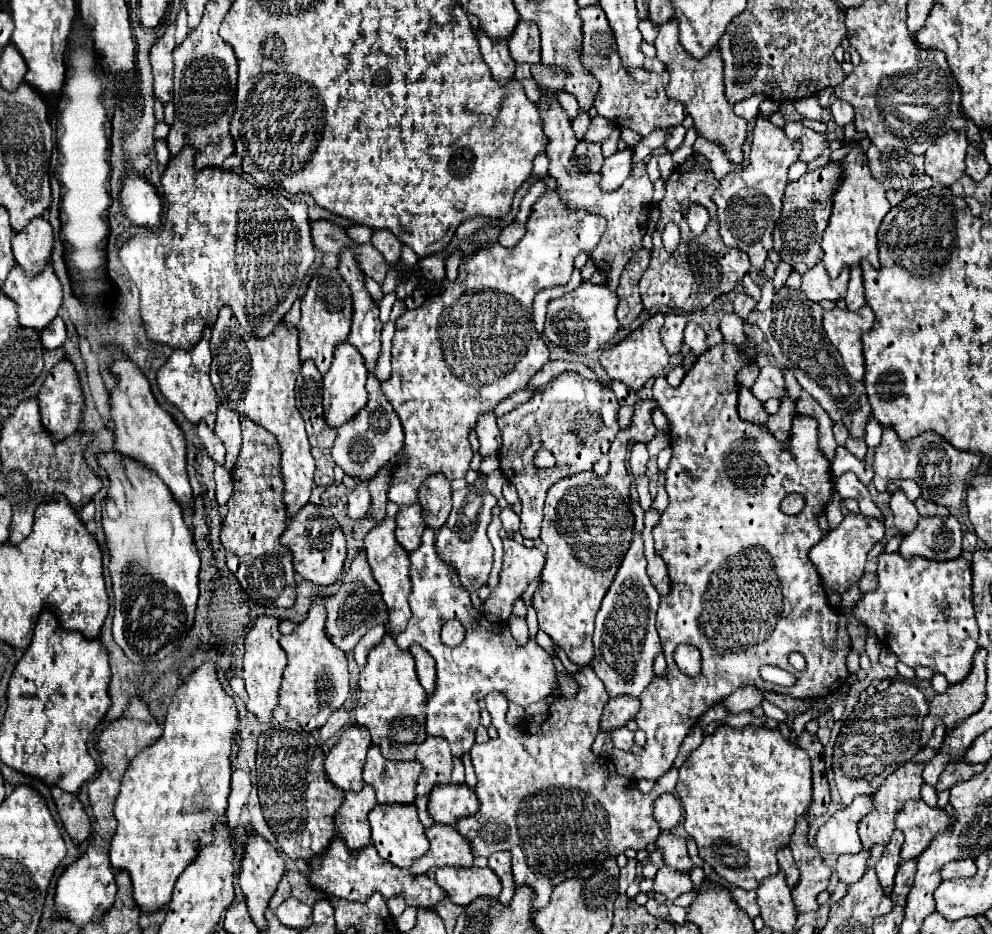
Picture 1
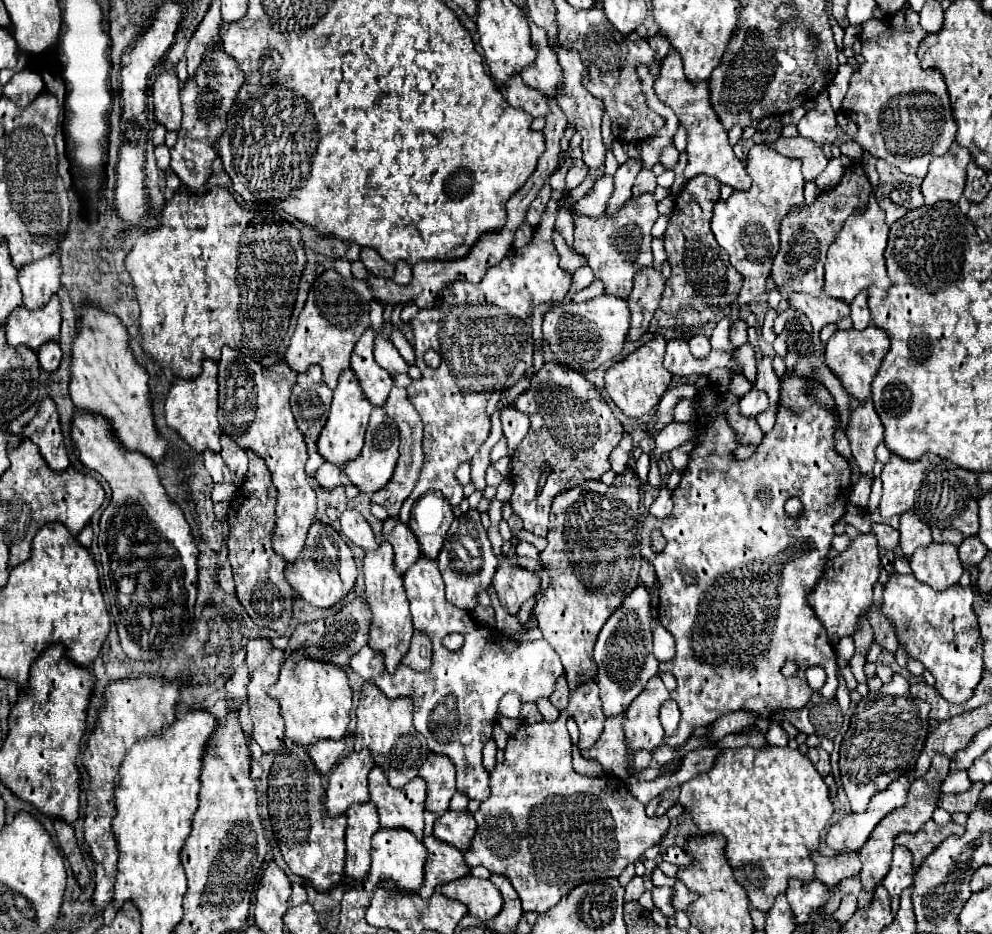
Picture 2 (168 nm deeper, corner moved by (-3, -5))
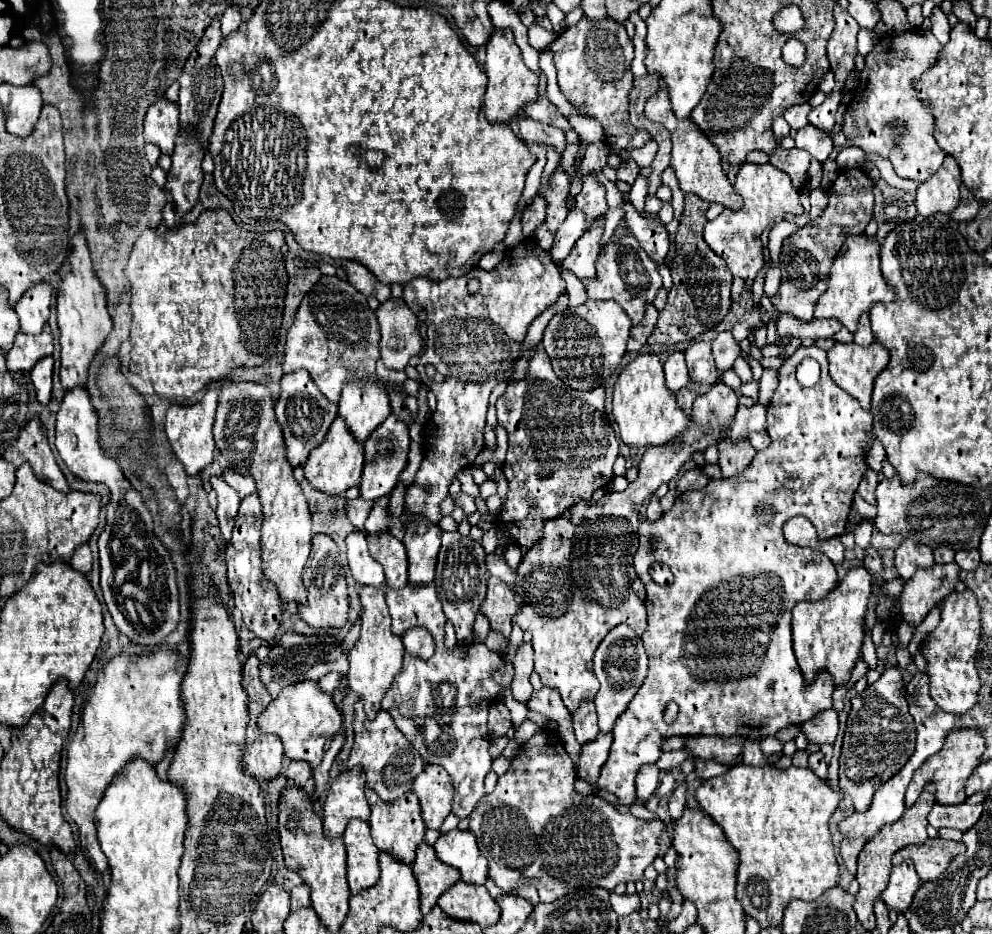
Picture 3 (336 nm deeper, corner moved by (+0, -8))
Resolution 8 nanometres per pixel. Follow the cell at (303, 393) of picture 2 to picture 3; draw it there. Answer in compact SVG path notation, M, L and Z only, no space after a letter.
M299 370L281 378L281 396L277 400L275 414L287 440L287 460L297 468L303 466L309 452L321 444L331 420L337 416L337 404L331 404L319 388L315 388L315 382L307 370Z

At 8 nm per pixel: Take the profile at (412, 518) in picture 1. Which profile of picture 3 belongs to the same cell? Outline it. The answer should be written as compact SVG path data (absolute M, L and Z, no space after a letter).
M375 532L367 536L369 552L385 568L385 582L389 588L403 588L407 584L407 552L405 544L389 532Z

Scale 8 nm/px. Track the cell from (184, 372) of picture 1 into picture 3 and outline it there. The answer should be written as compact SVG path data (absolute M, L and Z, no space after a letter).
M213 380L207 384L205 394L199 402L195 402L193 406L179 406L173 404L167 408L167 416L163 422L163 430L165 436L177 456L177 460L185 466L187 474L199 474L207 464L211 464L213 454L215 454L215 442L213 442L213 418L215 418L215 408L217 408L217 396L219 396L219 388L223 386L223 380Z

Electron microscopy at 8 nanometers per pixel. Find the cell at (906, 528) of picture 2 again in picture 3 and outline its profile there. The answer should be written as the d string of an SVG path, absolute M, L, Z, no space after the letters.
M903 540L895 550L895 568L903 580L909 580L917 568L929 568L933 564L933 552L925 544Z

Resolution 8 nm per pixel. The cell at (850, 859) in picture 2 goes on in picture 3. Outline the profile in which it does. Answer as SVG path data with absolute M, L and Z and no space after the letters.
M843 840L843 844L841 844L841 858L851 874L855 874L855 870L857 870L857 854L861 852L865 842L867 840Z

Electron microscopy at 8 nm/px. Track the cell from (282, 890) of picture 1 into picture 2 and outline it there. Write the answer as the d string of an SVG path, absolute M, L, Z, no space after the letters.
M294 883L292 885L292 895L290 895L290 905L294 907L294 905L302 905L302 903L306 903L306 889L300 885L300 883Z

